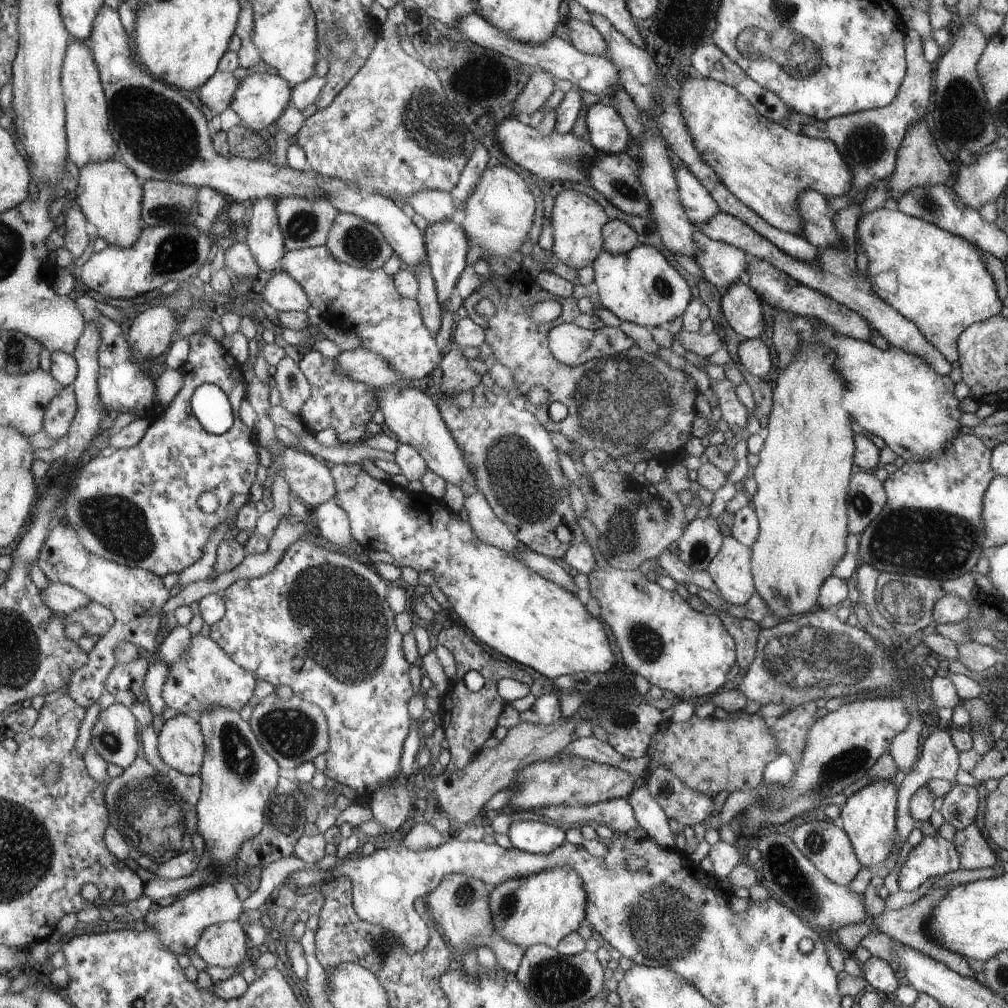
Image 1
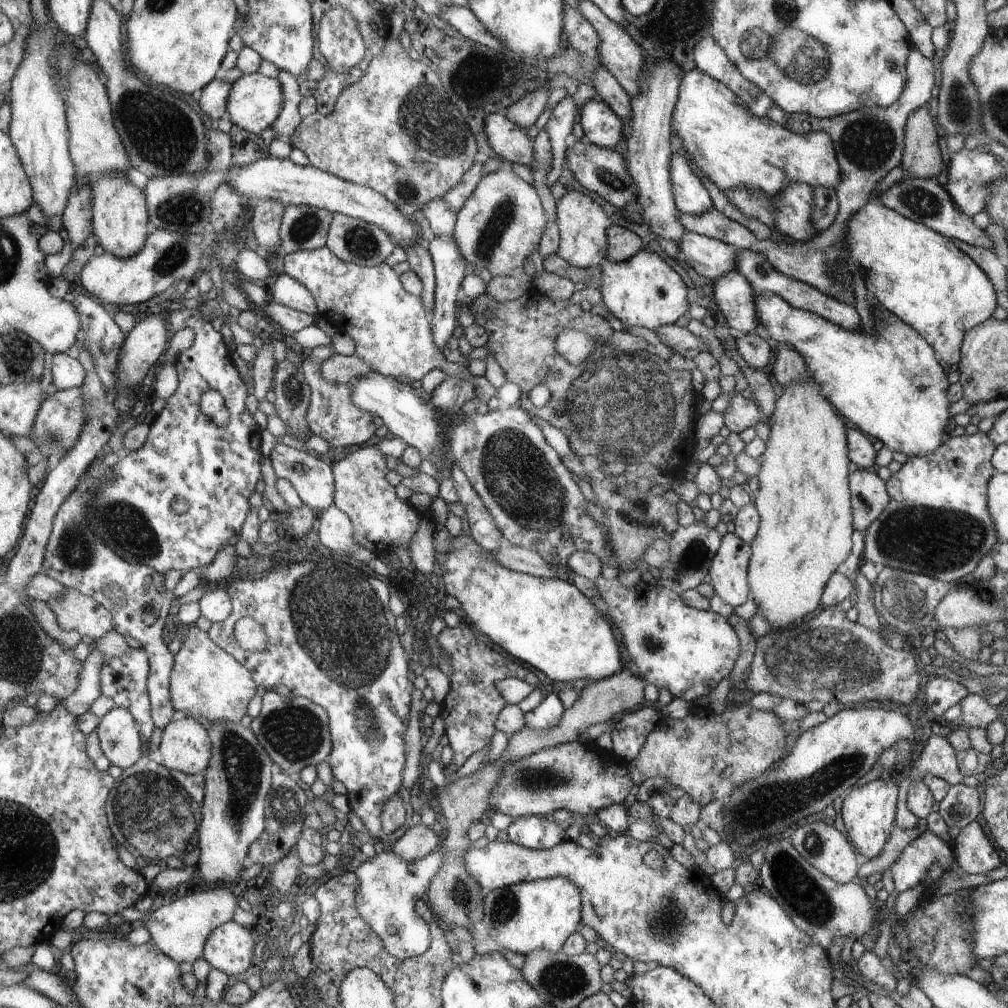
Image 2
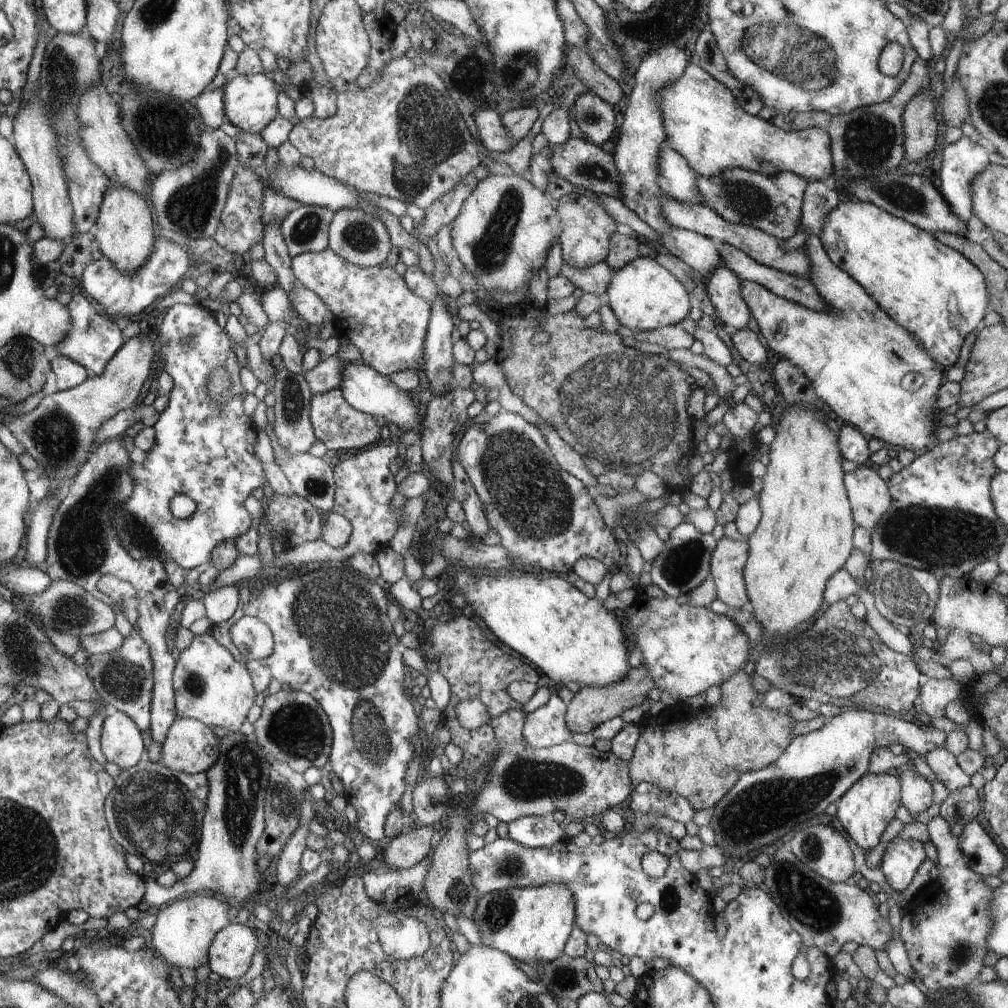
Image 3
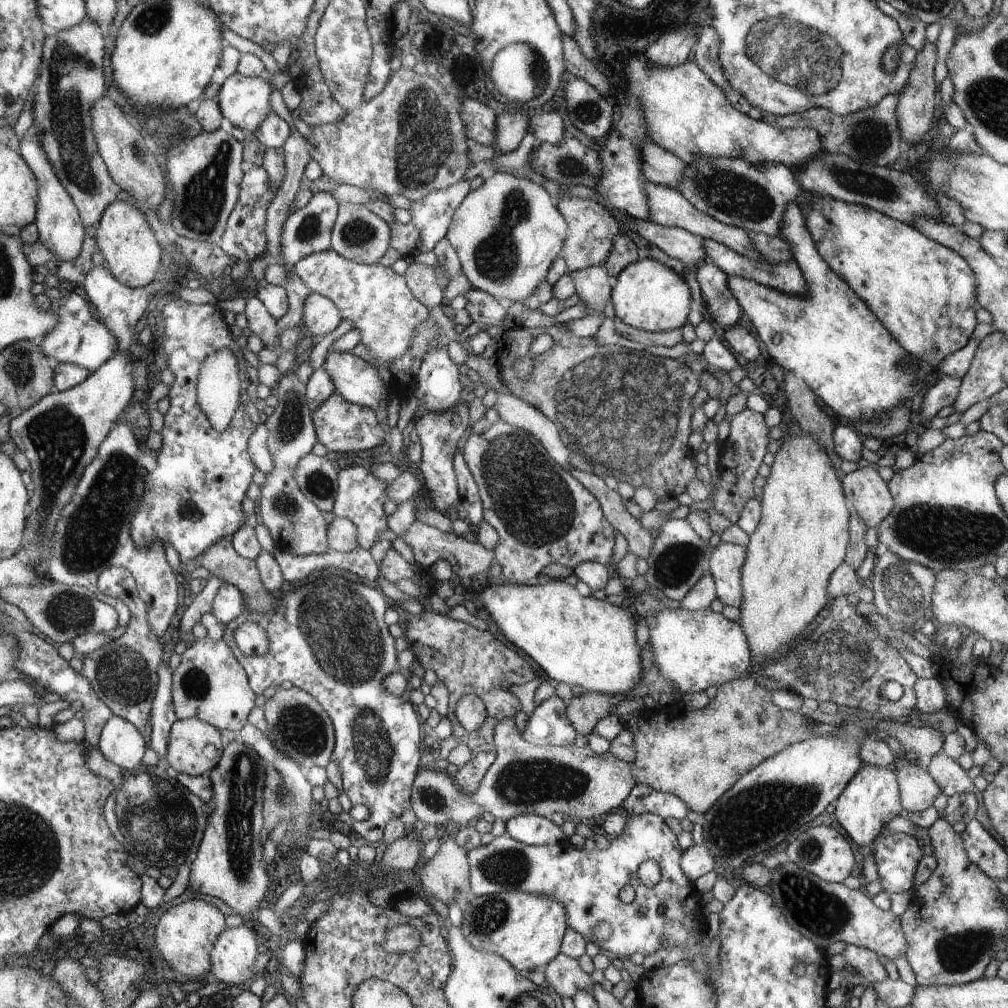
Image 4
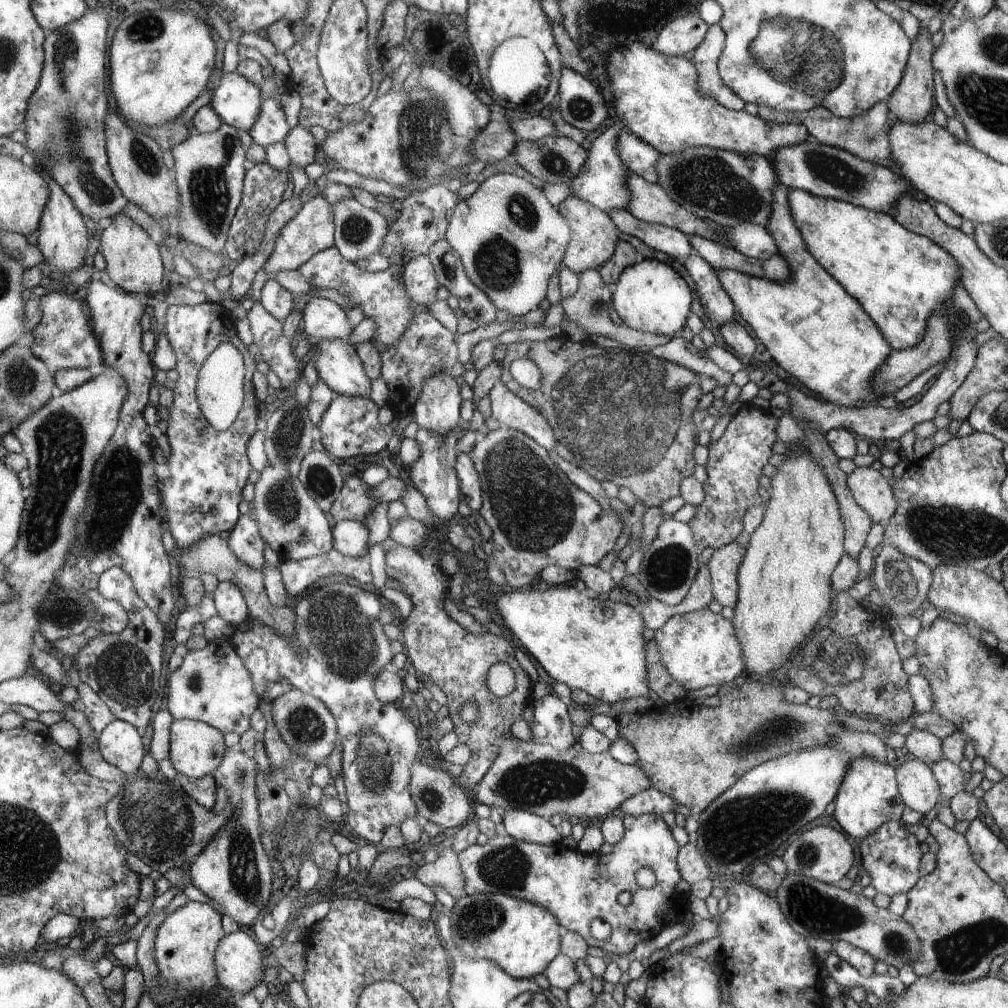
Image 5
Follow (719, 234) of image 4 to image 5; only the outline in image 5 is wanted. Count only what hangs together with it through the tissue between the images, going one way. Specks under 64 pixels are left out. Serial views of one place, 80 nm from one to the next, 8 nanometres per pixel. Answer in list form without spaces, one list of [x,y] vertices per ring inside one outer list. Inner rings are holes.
[[[632,173],[631,177],[627,178],[627,186],[631,188],[631,197],[629,198],[629,205],[626,205],[625,209],[629,210],[632,216],[635,216],[638,220],[646,221],[647,223],[662,224],[665,227],[678,229],[687,236],[698,235],[716,241],[721,245],[732,247],[724,239],[720,239],[705,224],[706,221],[693,215],[688,209],[682,208],[682,205],[679,205],[669,194],[666,194],[658,183],[649,183],[641,176]]]

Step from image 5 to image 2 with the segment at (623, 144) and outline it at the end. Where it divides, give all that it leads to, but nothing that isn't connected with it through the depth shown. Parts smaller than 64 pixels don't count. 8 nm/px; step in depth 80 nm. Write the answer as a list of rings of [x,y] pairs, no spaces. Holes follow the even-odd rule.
[[[674,151],[671,158],[671,182],[674,202],[680,213],[703,213],[713,209],[709,190],[693,169],[689,158]]]

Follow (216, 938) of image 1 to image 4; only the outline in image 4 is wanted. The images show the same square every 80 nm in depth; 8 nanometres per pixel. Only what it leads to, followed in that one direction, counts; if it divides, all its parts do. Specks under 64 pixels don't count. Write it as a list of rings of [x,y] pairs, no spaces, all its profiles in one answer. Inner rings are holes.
[[[246,924],[221,932],[211,950],[211,972],[219,982],[242,986],[254,975],[258,940]]]

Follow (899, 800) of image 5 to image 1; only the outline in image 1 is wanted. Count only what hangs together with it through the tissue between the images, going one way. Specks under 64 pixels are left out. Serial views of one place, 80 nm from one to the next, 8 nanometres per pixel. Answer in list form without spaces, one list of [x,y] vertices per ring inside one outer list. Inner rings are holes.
[[[888,779],[872,781],[852,793],[840,808],[840,824],[850,835],[860,860],[875,871],[888,858],[896,838],[896,786]]]

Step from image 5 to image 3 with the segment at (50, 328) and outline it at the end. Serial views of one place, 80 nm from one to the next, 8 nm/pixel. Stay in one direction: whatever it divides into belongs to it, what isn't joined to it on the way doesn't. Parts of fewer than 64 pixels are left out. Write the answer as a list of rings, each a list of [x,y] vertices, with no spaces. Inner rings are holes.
[[[74,295],[67,304],[71,314],[72,324],[67,335],[52,347],[51,351],[60,357],[72,359],[74,362],[86,367],[92,374],[99,375],[108,361],[120,350],[123,345],[121,328],[118,328],[114,319],[104,312],[96,310],[96,303],[84,296]]]

